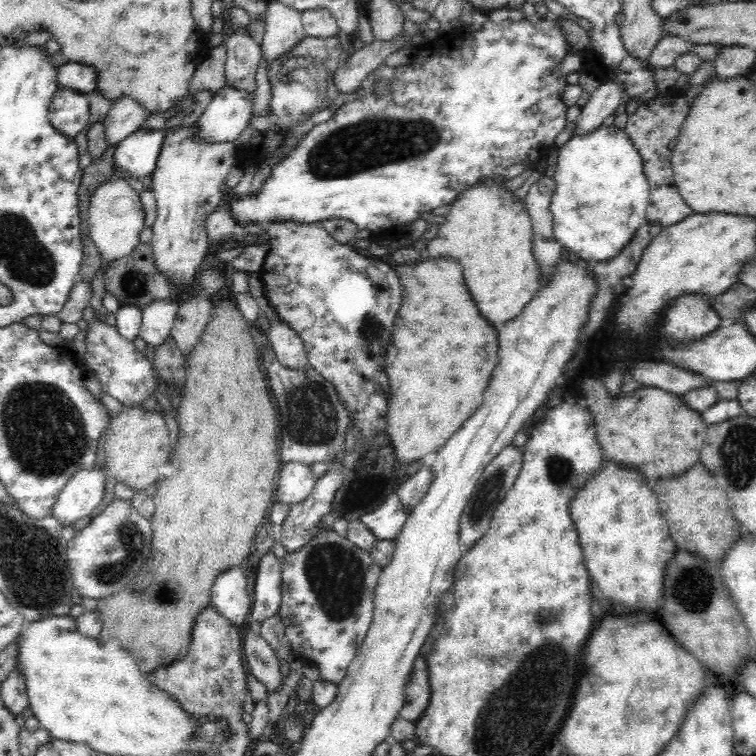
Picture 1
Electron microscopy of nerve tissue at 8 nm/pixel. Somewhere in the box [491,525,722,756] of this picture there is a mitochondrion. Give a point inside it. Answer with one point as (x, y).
(692, 588)

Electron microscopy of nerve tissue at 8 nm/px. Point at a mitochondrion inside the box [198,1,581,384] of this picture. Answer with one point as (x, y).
(375, 140)

